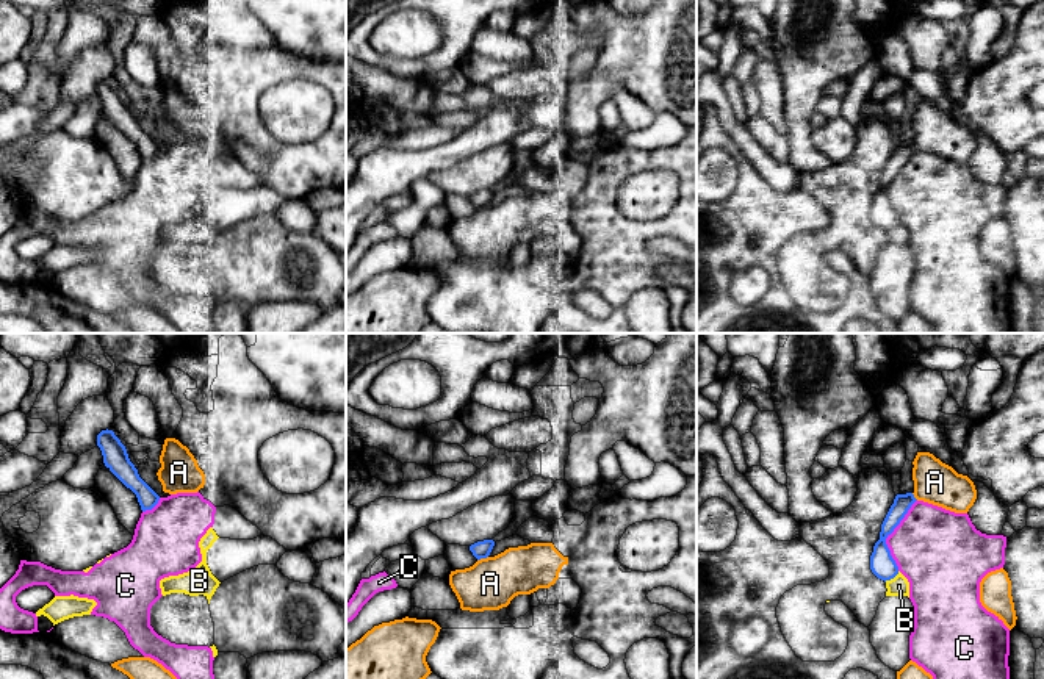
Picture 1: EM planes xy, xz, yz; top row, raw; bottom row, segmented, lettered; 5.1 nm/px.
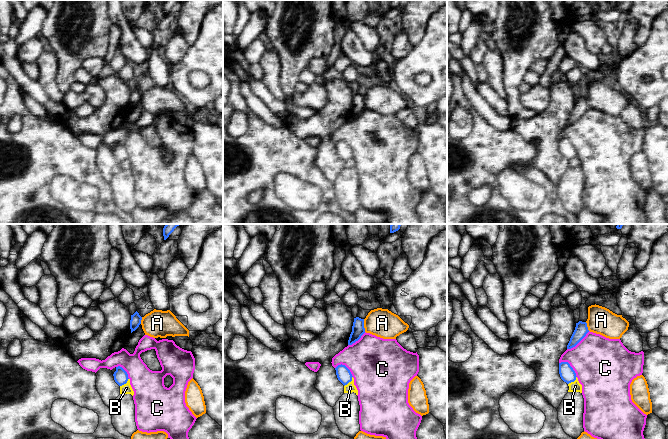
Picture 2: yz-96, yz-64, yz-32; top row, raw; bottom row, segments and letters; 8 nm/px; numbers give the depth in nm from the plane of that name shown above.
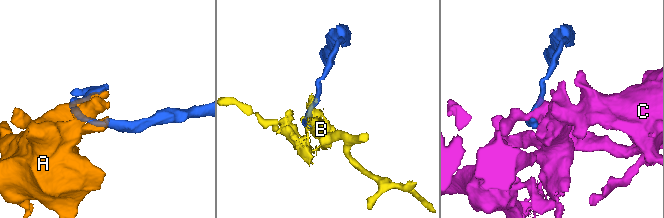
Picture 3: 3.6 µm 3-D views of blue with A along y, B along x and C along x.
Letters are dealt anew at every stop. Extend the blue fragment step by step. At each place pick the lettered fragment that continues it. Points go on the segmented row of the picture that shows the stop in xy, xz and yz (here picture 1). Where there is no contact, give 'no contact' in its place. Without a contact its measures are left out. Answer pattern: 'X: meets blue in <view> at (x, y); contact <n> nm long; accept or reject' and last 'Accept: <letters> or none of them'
A: meets blue in xz at (482, 557); contact 60 nm long; reject
B: meets blue in yz at (891, 578); contact 90 nm long; reject
C: meets blue in yz at (889, 534); contact 380 nm long; reject
Accept: none of them

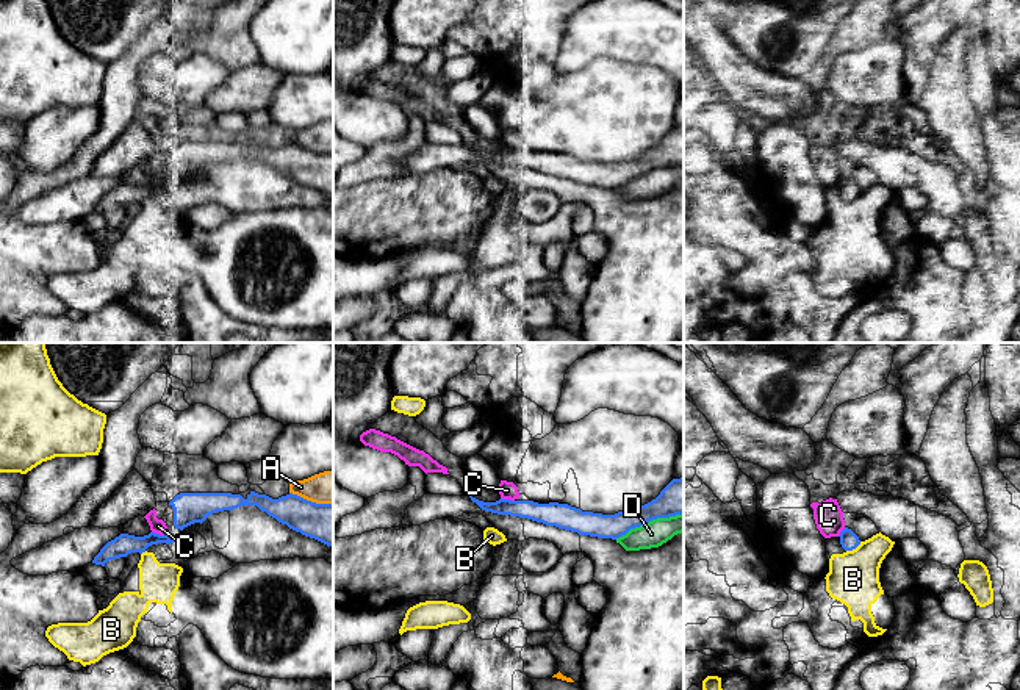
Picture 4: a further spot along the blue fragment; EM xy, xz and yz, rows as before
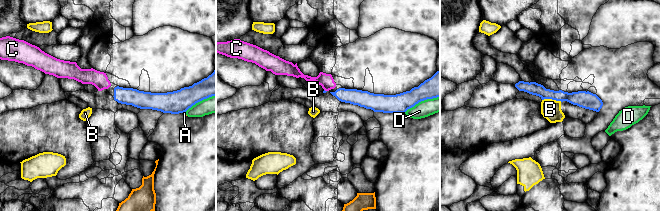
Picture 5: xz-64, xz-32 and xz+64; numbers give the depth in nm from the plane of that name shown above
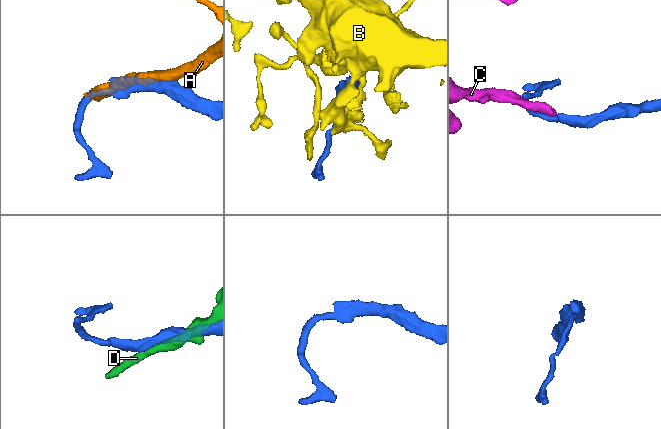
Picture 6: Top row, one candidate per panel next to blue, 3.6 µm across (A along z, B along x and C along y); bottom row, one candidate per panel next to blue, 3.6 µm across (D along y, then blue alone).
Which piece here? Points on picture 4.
A: meets blue in xy at (310, 501); contact 240 nm long; reject
B: meets blue in yz at (853, 548); contact 90 nm long; reject
C: meets blue in xz at (507, 499); contact 80 nm long; accept
D: meets blue in xz at (648, 521); contact 380 nm long; reject
Accept: C

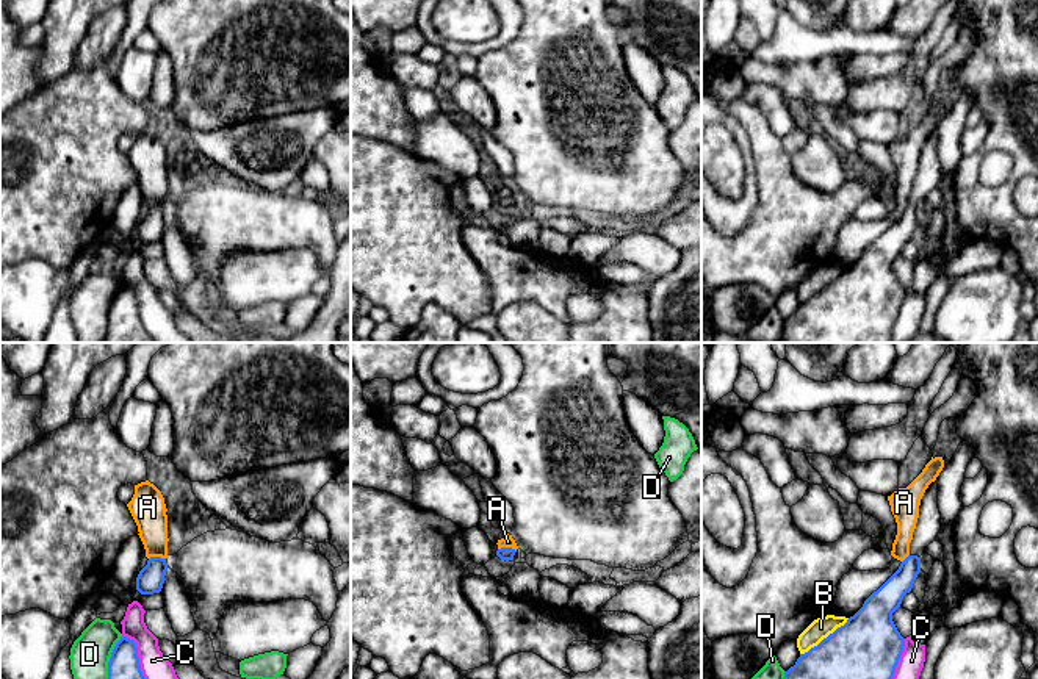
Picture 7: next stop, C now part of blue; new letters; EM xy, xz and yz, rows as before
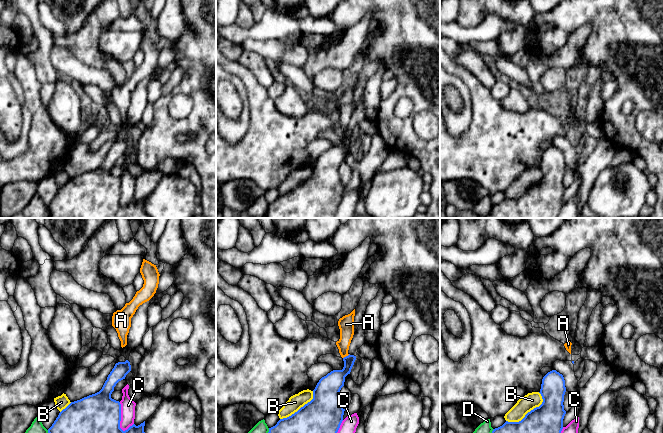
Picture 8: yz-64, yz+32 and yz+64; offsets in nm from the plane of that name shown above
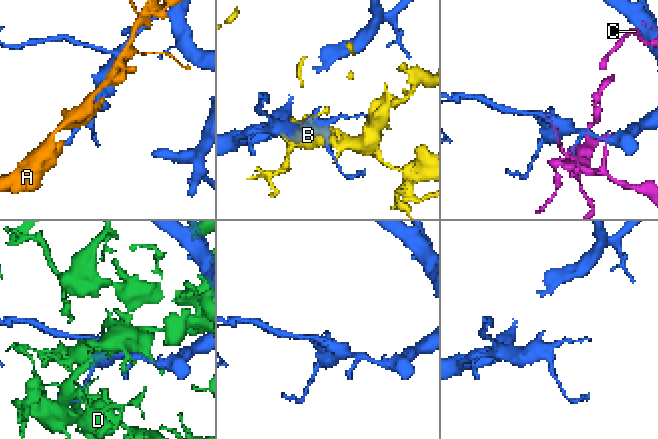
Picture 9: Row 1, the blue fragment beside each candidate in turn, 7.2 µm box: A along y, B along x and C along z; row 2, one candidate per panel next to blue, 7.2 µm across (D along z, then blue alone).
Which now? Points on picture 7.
A: meets blue in xz at (508, 548); contact 100 nm long; reject
B: meets blue in yz at (824, 639); contact 320 nm long; reject
C: meets blue in xy at (136, 654); contact 260 nm long; reject
D: meets blue in xy at (110, 657); contact 240 nm long; reject
Accept: none of them

